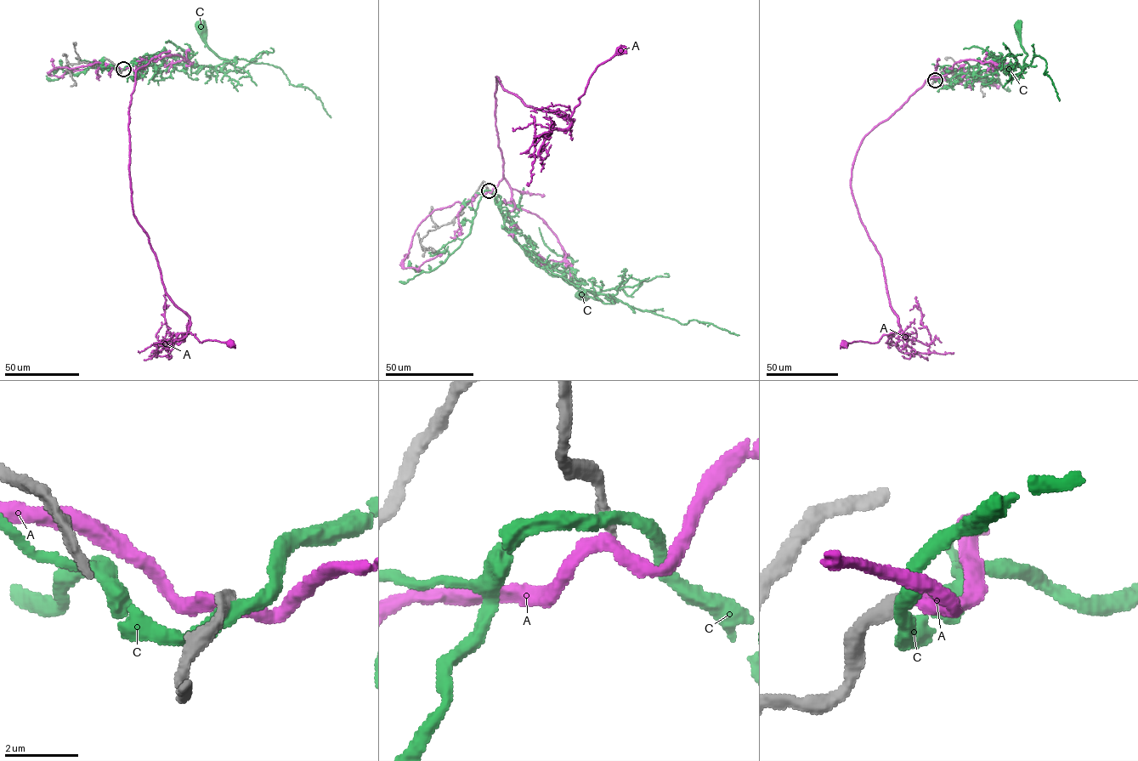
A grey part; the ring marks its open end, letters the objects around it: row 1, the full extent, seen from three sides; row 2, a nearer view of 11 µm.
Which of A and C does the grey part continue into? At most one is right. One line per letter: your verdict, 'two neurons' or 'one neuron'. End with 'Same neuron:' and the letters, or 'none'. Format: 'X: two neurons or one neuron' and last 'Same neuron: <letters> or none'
A: two neurons
C: two neurons
Same neuron: none

